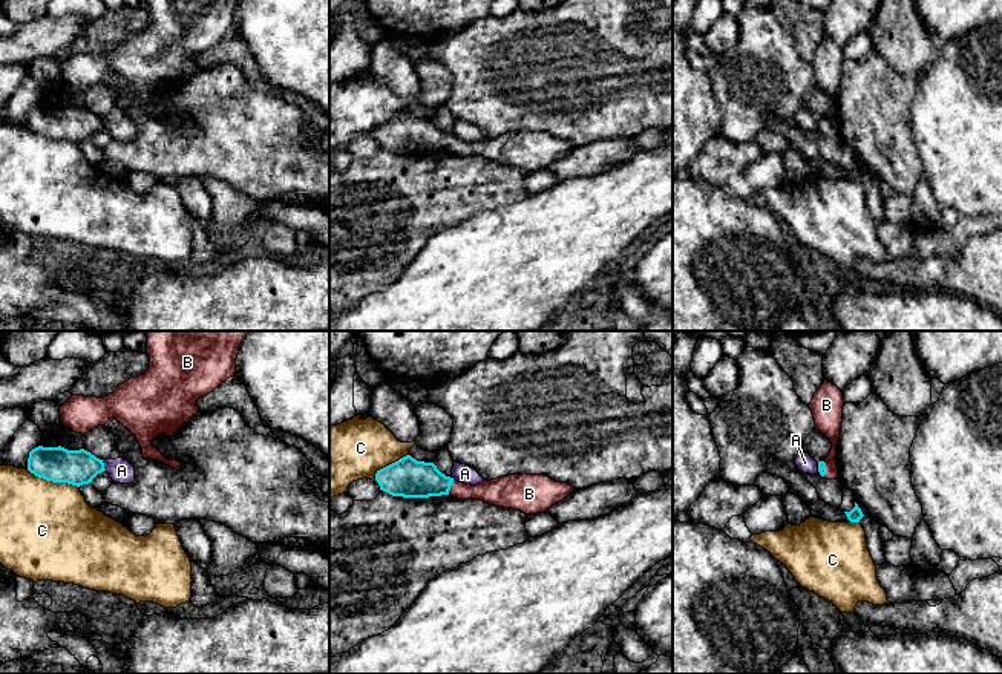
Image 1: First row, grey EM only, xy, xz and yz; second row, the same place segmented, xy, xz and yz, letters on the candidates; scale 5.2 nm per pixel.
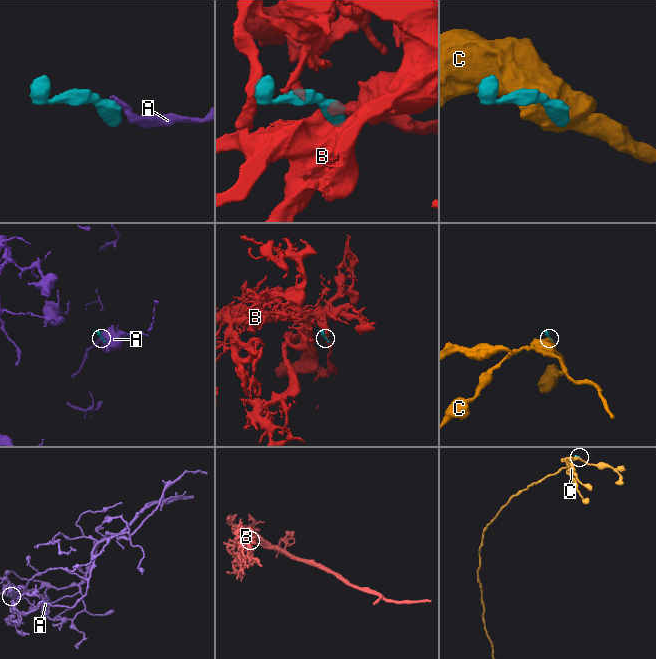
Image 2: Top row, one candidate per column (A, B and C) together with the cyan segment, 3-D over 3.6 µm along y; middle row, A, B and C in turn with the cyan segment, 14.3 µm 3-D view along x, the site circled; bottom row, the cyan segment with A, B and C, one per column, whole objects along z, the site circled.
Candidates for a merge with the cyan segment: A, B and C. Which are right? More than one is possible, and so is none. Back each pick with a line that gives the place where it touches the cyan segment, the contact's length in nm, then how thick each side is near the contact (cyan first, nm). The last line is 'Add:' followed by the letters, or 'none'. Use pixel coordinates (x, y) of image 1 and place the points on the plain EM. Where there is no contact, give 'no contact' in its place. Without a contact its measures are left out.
B: xz (449, 144) | 90 nm | 200/140 nm
Add: B

